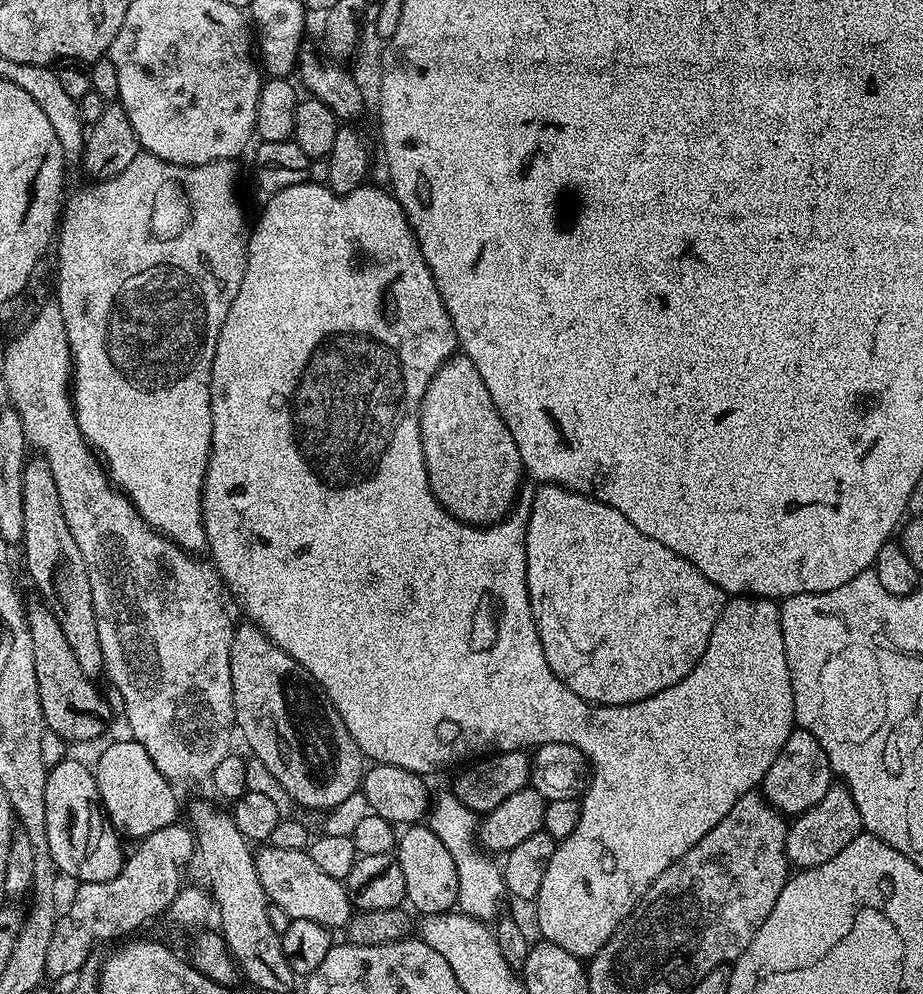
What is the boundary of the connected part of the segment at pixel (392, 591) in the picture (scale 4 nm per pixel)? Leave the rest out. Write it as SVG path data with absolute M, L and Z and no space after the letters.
M305 182L298 186L286 186L286 190L273 192L265 200L268 201L265 202L264 209L260 212L260 217L254 220L250 228L248 261L246 262L246 270L242 278L242 286L238 290L238 298L234 298L234 302L230 306L230 314L226 314L226 322L222 322L222 334L218 334L218 346L214 354L212 381L210 382L212 449L208 455L208 469L206 470L204 489L202 490L202 518L204 519L206 538L208 539L207 555L212 555L210 557L211 563L214 565L217 574L220 575L225 589L231 595L233 592L238 599L244 600L244 612L249 616L245 617L259 631L263 632L267 636L268 641L274 646L289 652L312 675L313 681L324 689L324 693L328 695L330 702L338 710L342 722L346 722L346 730L350 730L354 742L369 761L377 764L389 764L390 766L402 766L402 770L427 774L427 772L436 772L439 768L446 767L447 764L456 764L459 760L464 759L464 761L467 761L469 758L476 758L481 754L495 754L505 750L535 750L541 744L549 744L550 742L566 742L570 746L582 750L582 754L588 759L592 777L582 793L578 826L574 826L574 834L570 834L557 843L554 854L550 858L550 866L546 866L546 874L542 877L542 890L538 890L534 907L536 907L536 924L540 927L541 932L539 935L543 939L554 942L554 946L562 946L562 950L566 950L575 956L581 958L594 957L598 954L598 950L602 950L602 946L606 946L606 942L615 934L622 921L632 913L634 906L644 897L650 885L671 864L678 862L678 858L682 858L682 854L686 854L686 850L690 850L698 842L702 842L705 834L710 830L714 830L714 826L718 826L718 822L722 822L722 818L726 818L726 814L730 814L730 810L734 810L734 806L740 801L742 794L751 792L757 786L763 785L766 770L770 770L770 762L774 762L774 758L778 758L778 750L782 750L782 746L786 746L786 738L790 738L792 729L797 727L796 715L794 714L794 690L790 682L790 670L786 662L786 650L784 649L782 630L780 629L780 604L774 600L765 600L762 596L745 596L743 594L729 599L725 603L722 614L710 634L710 642L706 646L702 658L694 666L694 670L690 670L690 674L686 674L686 678L674 682L674 686L670 686L650 698L639 700L633 704L613 704L610 710L597 710L587 700L578 698L574 694L574 690L567 688L554 674L554 670L550 670L550 662L546 662L546 654L542 650L542 642L536 629L536 619L532 616L532 607L528 597L528 583L526 582L526 534L528 533L528 519L532 509L533 489L531 487L528 488L528 486L521 487L518 499L512 505L512 511L504 519L499 520L498 523L477 526L474 524L463 524L460 520L455 520L437 502L428 485L428 471L426 470L422 438L420 437L420 403L424 401L428 383L434 378L436 371L444 365L444 361L457 351L458 345L452 319L442 302L442 294L434 282L430 266L426 266L426 258L422 258L422 250L418 246L416 235L406 218L406 214L402 210L402 206L396 201L396 197L392 195L387 187L375 188L372 182L365 182L359 188L350 190L341 196L333 188L329 188L327 183Z

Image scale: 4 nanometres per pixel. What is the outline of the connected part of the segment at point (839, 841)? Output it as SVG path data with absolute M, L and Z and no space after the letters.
M833 783L830 790L826 790L822 802L818 806L810 806L801 816L795 817L788 824L786 834L786 854L789 865L803 870L822 866L822 862L830 862L834 854L839 854L862 831L858 806L854 806L854 798L850 790L843 783Z

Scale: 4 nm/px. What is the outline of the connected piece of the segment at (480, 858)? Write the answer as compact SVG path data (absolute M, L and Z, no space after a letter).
M444 790L431 797L426 817L426 826L442 838L442 846L450 850L454 866L458 870L458 898L456 908L460 912L473 916L476 920L492 922L501 915L500 899L505 899L504 874L499 863L478 843L478 813L470 806L462 806L450 790Z

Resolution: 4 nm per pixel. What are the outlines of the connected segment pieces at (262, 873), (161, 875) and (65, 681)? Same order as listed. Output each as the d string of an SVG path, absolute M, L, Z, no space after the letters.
M264 846L255 853L258 878L262 882L262 890L268 895L269 901L282 910L291 920L309 920L318 922L329 930L343 929L351 919L354 909L345 881L330 878L310 858L304 850L286 850Z
M177 822L168 827L159 828L143 837L137 844L136 850L127 855L124 866L114 879L106 882L79 883L76 898L68 912L60 914L55 924L54 934L51 935L50 947L46 954L46 974L52 978L76 974L89 958L98 942L117 940L133 935L140 926L165 913L183 885L182 872L186 864L195 855L195 833L184 823Z
M29 607L26 619L34 648L34 674L38 678L38 702L42 702L45 729L58 734L65 742L96 740L107 730L112 708L92 685L95 683L82 674L82 668L67 645L62 626L58 626L54 614L47 607L39 607Z

